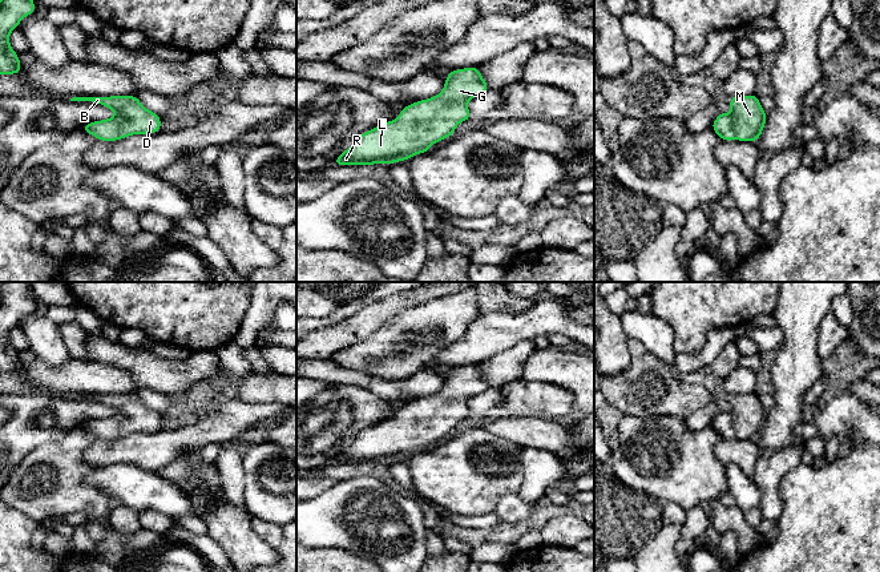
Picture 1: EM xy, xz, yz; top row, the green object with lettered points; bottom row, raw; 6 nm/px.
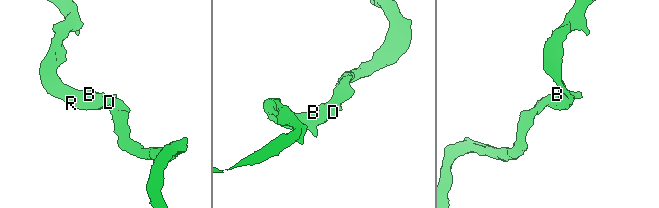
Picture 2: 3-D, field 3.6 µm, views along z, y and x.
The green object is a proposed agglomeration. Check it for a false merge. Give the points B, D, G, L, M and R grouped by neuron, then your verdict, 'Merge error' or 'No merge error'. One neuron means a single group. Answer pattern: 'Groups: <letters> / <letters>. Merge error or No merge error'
Groups: B D G L M R. No merge error

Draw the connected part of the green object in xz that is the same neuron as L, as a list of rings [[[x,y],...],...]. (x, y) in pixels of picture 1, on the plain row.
[[[479,364],[448,370],[437,394],[409,402],[396,418],[362,431],[334,462],[391,463],[425,451],[433,442],[452,435],[460,420],[471,418],[468,399],[488,388]]]

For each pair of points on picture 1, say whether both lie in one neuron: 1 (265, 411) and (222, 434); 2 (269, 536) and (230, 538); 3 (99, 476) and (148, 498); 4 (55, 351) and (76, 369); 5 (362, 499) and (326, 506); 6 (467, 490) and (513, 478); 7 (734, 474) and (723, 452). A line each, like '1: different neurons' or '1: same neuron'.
1: same neuron
2: different neurons
3: same neuron
4: different neurons
5: same neuron
6: same neuron
7: different neurons

